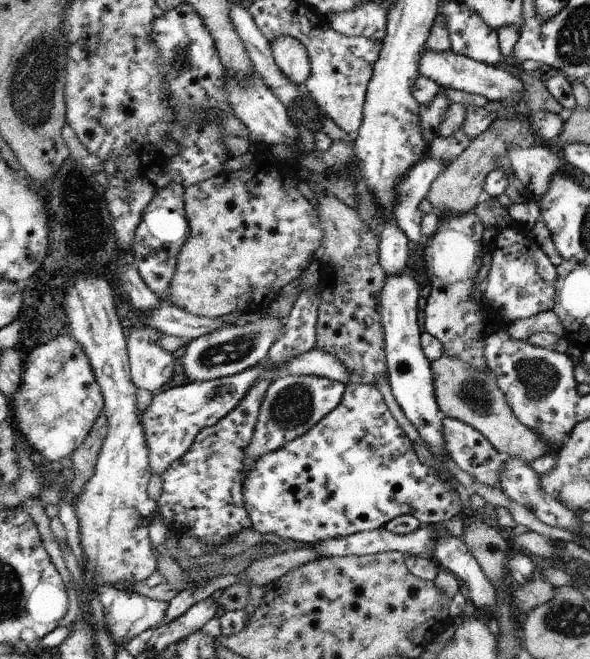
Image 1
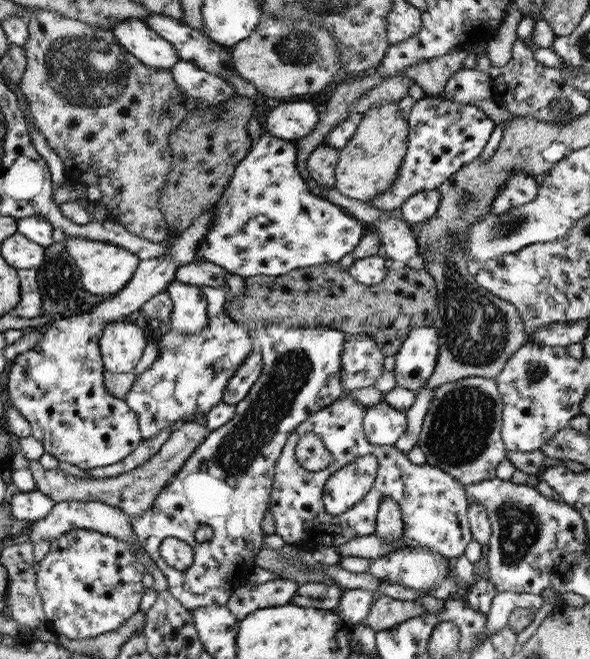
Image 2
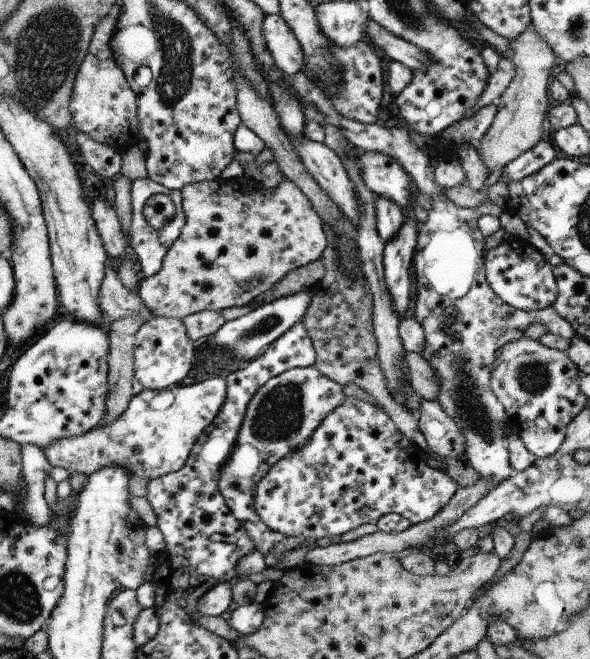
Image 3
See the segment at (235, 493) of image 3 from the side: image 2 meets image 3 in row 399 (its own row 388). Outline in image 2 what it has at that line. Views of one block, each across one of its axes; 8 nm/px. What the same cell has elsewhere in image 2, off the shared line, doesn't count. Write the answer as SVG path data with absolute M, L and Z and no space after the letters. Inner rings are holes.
M270 324L258 327L253 336L261 343L261 356L264 367L261 376L250 388L244 400L235 404L233 420L219 430L210 432L200 447L186 460L152 503L150 509L138 517L131 517L134 534L152 561L162 571L168 581L167 590L187 609L202 608L210 605L224 605L232 598L233 592L246 581L247 573L252 570L255 560L263 550L264 531L260 522L270 506L269 497L273 489L276 458L281 456L288 438L310 416L342 398L345 390L341 381L342 350L348 334L322 326L287 326ZM208 524L213 528L214 537L209 542L198 542L198 525ZM166 537L178 538L187 542L194 552L194 564L188 570L171 568L160 558L159 545Z

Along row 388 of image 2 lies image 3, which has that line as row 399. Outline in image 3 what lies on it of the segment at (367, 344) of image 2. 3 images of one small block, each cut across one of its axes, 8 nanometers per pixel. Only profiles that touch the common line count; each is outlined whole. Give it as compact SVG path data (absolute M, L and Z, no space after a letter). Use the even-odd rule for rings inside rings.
M345 397L340 407L336 408L327 418L322 422L321 426L317 428L314 435L304 447L294 451L292 455L279 461L269 472L264 479L258 484L256 492L256 511L261 516L261 519L275 531L284 533L288 536L299 536L304 538L316 538L321 543L332 540L334 536L341 536L348 530L354 530L362 524L367 522L377 522L381 516L398 513L406 517L411 524L424 522L435 517L436 514L444 508L454 493L457 491L457 482L452 480L445 471L431 468L426 464L426 454L420 450L417 445L410 442L399 430L396 428L394 421L378 406L369 402L354 397Z

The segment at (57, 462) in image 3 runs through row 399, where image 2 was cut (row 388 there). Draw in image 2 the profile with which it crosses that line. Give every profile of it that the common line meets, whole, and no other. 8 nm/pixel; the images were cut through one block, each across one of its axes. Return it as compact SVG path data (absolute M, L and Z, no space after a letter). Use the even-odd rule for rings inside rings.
M198 285L204 292L208 301L209 322L208 327L194 336L182 336L169 329L158 340L158 356L153 364L146 369L138 378L135 378L132 388L125 396L130 408L137 413L140 422L142 440L148 440L157 436L160 431L172 428L177 421L192 421L195 415L201 412L206 414L212 407L216 407L224 400L225 388L229 380L237 374L238 368L242 367L246 358L253 352L253 333L242 325L238 325L228 313L226 313L226 290L206 285Z

